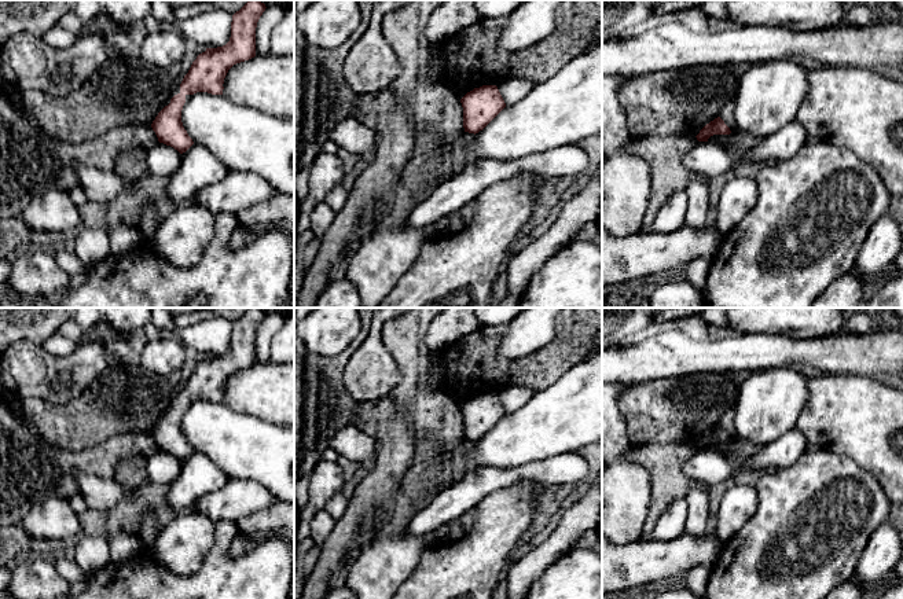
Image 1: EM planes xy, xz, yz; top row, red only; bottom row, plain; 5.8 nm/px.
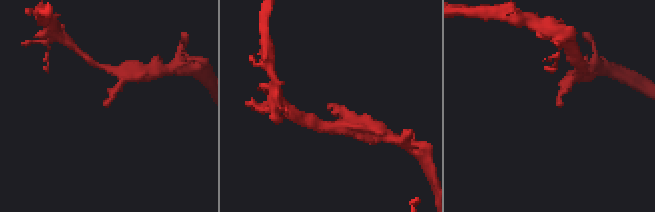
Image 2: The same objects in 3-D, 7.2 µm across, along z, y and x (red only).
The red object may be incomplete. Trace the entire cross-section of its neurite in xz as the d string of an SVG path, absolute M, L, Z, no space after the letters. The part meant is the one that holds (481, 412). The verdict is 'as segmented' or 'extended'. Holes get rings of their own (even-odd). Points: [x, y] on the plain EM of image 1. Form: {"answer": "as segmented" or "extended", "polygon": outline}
{"answer": "as segmented", "polygon": "M496 393L474 396L460 407L460 411L465 440L474 442L482 438L506 415Z"}

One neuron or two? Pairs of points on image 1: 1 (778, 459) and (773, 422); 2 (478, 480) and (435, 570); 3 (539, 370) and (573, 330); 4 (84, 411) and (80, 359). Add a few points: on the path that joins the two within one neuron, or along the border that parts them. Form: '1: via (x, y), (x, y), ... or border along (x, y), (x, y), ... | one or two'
1: border along (795, 426), (763, 447) | two
2: border along (488, 493), (443, 529) | two
3: via (549, 360), (569, 340) | one
4: border along (105, 370), (74, 399), (52, 404) | two

